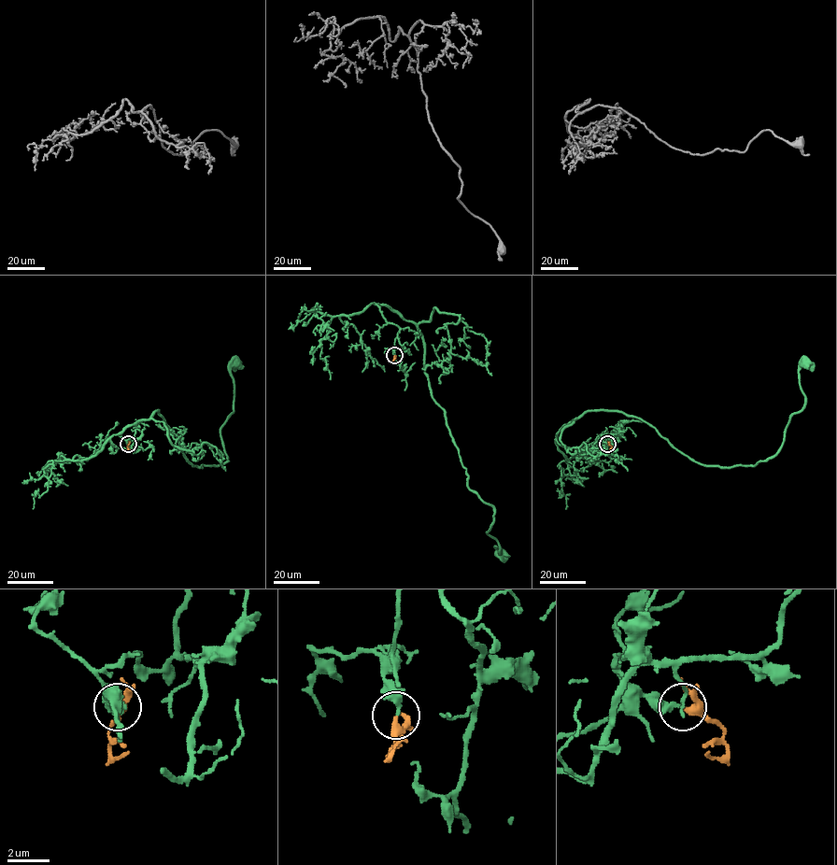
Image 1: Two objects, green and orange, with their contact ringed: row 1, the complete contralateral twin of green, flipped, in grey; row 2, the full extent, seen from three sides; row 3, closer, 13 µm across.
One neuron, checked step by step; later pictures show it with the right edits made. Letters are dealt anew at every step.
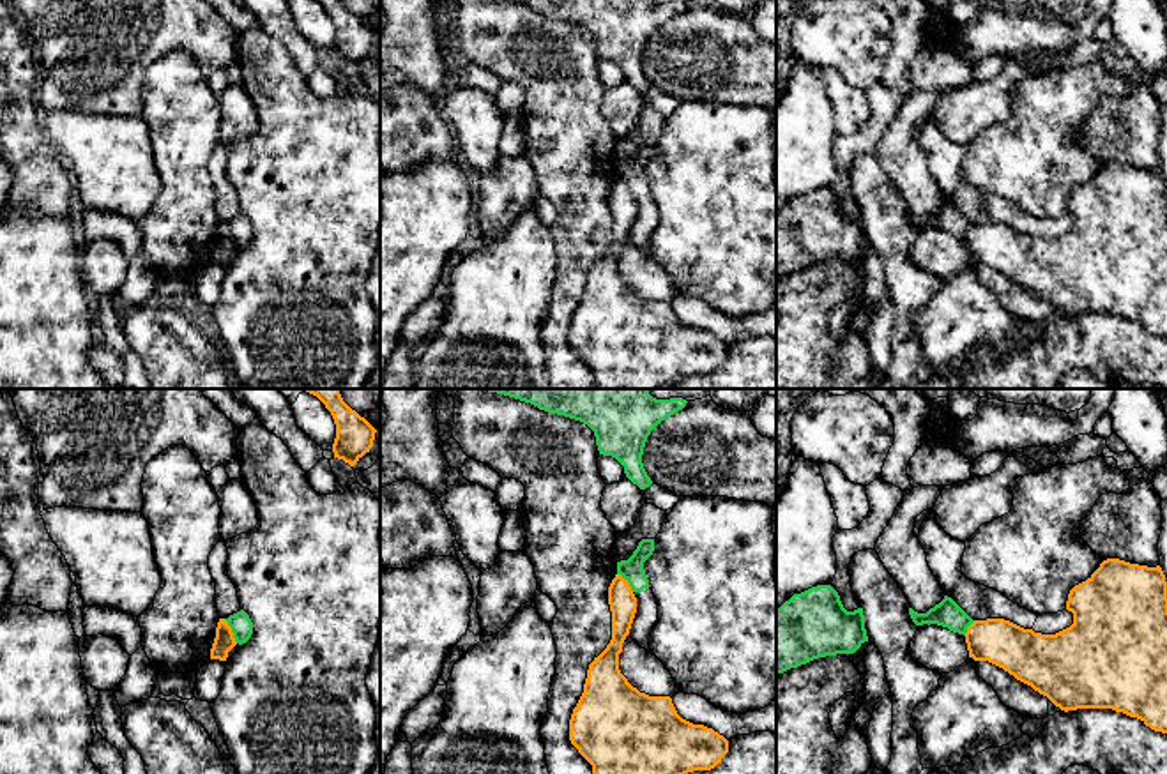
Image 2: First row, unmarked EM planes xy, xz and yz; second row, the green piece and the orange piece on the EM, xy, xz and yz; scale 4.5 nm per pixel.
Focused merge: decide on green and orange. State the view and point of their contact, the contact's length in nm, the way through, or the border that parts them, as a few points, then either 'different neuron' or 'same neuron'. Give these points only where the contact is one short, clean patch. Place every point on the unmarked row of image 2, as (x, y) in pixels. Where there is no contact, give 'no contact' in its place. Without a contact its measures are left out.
meets green in xy at (232, 235); contact 130 nm long; border along xy (223, 223), (237, 246); different neuron

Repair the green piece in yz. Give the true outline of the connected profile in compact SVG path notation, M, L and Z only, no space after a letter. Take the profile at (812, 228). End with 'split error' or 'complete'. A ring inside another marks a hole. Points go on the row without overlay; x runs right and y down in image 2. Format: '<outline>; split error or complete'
M817 189L794 198L776 214L776 279L813 263L854 258L868 246L863 212L847 216L831 189Z; complete

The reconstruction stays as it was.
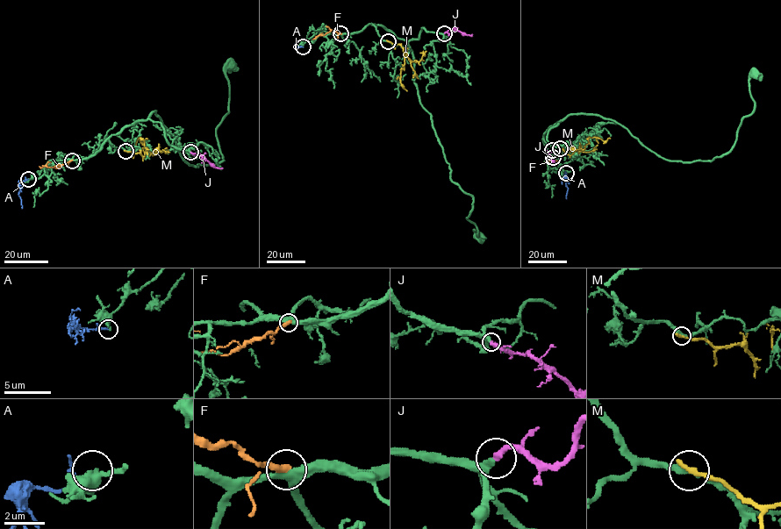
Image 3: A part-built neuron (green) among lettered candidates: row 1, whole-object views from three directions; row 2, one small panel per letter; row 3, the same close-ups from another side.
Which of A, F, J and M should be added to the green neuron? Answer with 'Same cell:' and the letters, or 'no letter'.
Same cell: J

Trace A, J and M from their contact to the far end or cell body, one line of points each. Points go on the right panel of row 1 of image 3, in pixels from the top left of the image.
A: (566, 173), (566, 198)
J: (552, 150), (548, 153), (553, 163)
M: (560, 148), (569, 155), (583, 150), (591, 137), (604, 141), (610, 138)

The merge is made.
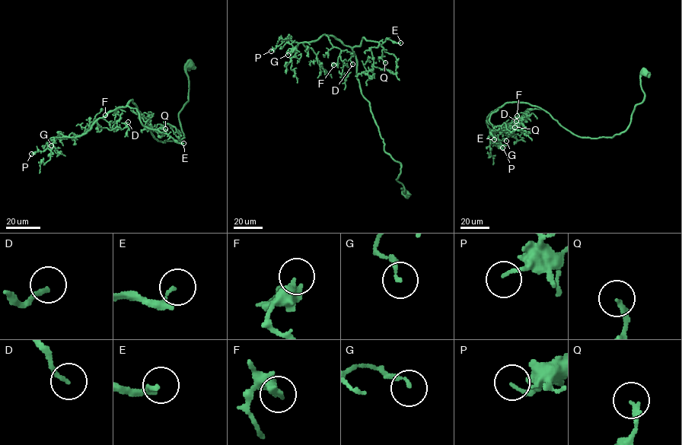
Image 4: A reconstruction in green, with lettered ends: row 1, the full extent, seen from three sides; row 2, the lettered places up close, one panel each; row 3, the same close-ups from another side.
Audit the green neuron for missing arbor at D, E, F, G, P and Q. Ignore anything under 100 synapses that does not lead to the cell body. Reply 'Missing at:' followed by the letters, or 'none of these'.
Missing at: E

